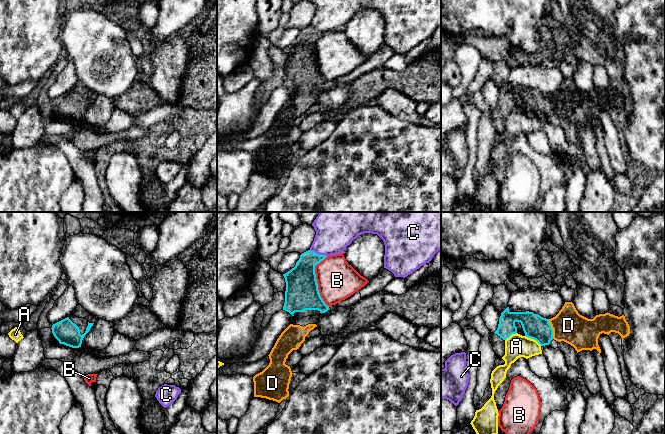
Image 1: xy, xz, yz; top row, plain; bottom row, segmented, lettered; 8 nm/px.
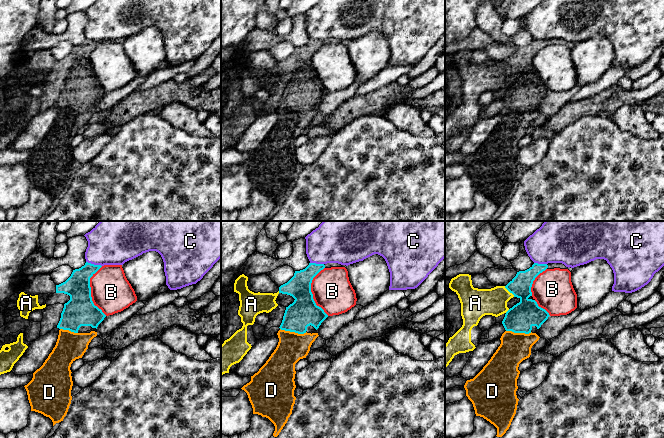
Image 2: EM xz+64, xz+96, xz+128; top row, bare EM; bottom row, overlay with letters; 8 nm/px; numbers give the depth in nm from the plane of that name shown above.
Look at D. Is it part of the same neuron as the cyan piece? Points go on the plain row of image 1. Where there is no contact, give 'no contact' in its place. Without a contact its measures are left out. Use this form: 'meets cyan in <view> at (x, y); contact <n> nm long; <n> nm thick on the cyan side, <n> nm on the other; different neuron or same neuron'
meets cyan in yz at (552, 105); contact 170 nm long; 190 nm thick on the cyan side, 260 nm on the other; same neuron

